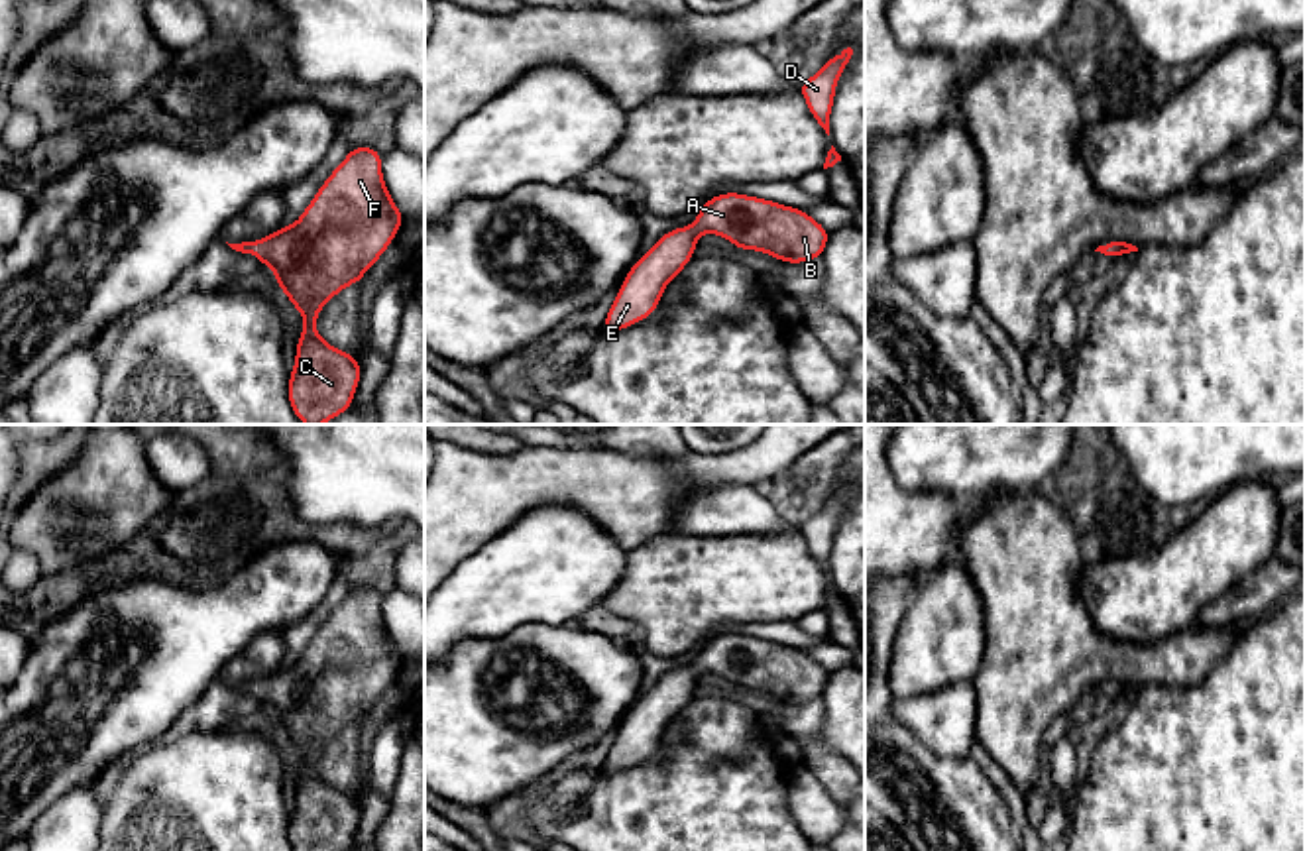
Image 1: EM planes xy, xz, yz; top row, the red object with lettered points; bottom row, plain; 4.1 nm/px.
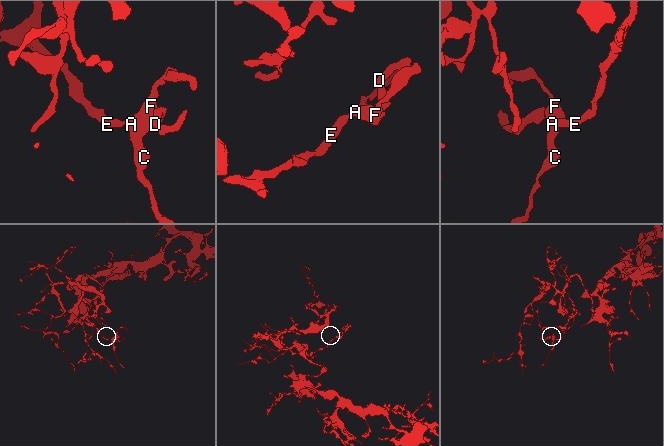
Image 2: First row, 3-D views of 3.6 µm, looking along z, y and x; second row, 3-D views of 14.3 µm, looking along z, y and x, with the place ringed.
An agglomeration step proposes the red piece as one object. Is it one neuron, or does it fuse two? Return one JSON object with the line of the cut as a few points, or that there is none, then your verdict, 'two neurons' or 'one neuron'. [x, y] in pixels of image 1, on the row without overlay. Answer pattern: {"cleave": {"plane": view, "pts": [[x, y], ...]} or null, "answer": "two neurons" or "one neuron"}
{"cleave": null, "answer": "one neuron"}

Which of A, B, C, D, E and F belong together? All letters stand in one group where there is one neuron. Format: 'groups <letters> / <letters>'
groups A B C D E F

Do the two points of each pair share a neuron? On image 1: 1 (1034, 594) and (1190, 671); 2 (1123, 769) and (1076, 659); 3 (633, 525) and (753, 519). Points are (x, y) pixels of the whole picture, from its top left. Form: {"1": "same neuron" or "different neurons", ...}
{"1": "same neuron", "2": "different neurons", "3": "different neurons"}

